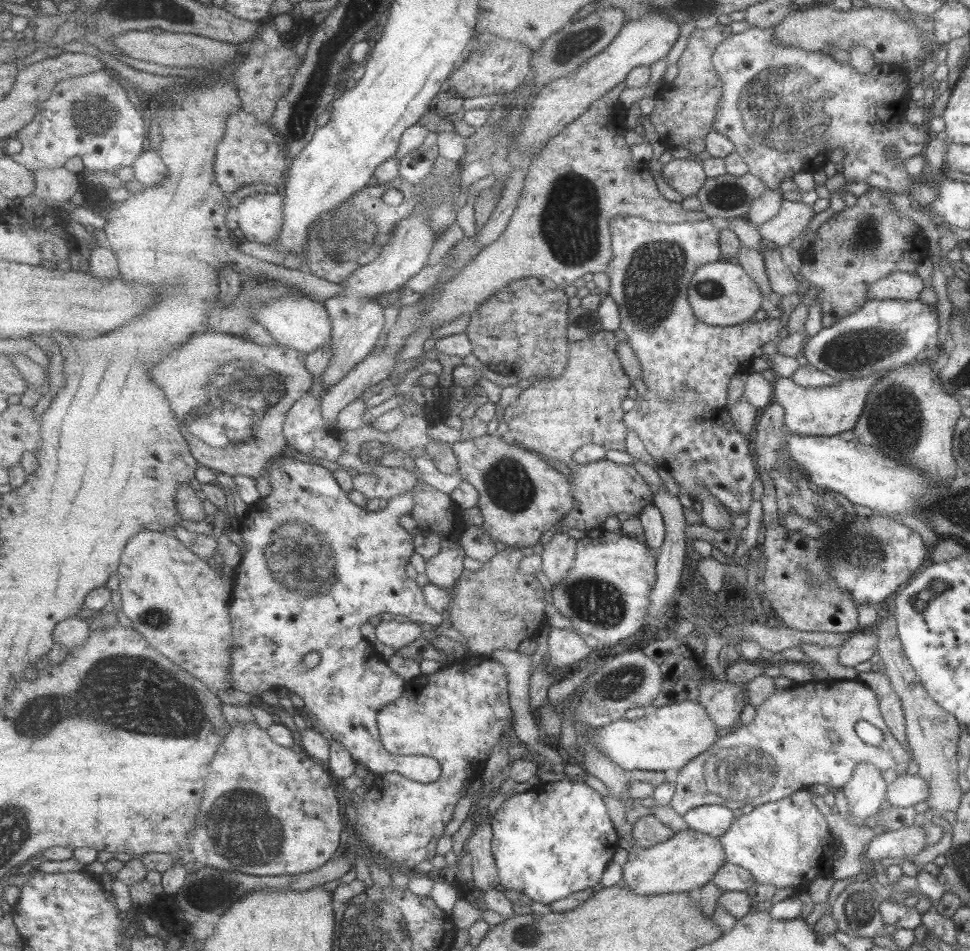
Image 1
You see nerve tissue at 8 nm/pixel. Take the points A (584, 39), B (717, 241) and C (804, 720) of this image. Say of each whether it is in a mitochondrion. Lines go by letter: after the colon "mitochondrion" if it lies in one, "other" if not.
A: mitochondrion
B: other
C: other

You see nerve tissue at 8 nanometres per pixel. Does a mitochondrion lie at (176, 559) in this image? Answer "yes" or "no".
no

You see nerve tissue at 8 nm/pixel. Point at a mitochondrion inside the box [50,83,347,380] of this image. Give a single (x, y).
(95, 116)

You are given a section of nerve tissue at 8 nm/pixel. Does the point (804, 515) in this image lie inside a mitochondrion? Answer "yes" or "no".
yes

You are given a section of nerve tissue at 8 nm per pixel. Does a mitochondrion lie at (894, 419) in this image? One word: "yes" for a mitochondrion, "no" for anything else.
yes

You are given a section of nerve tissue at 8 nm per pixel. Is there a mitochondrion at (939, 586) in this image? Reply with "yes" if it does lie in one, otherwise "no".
yes

